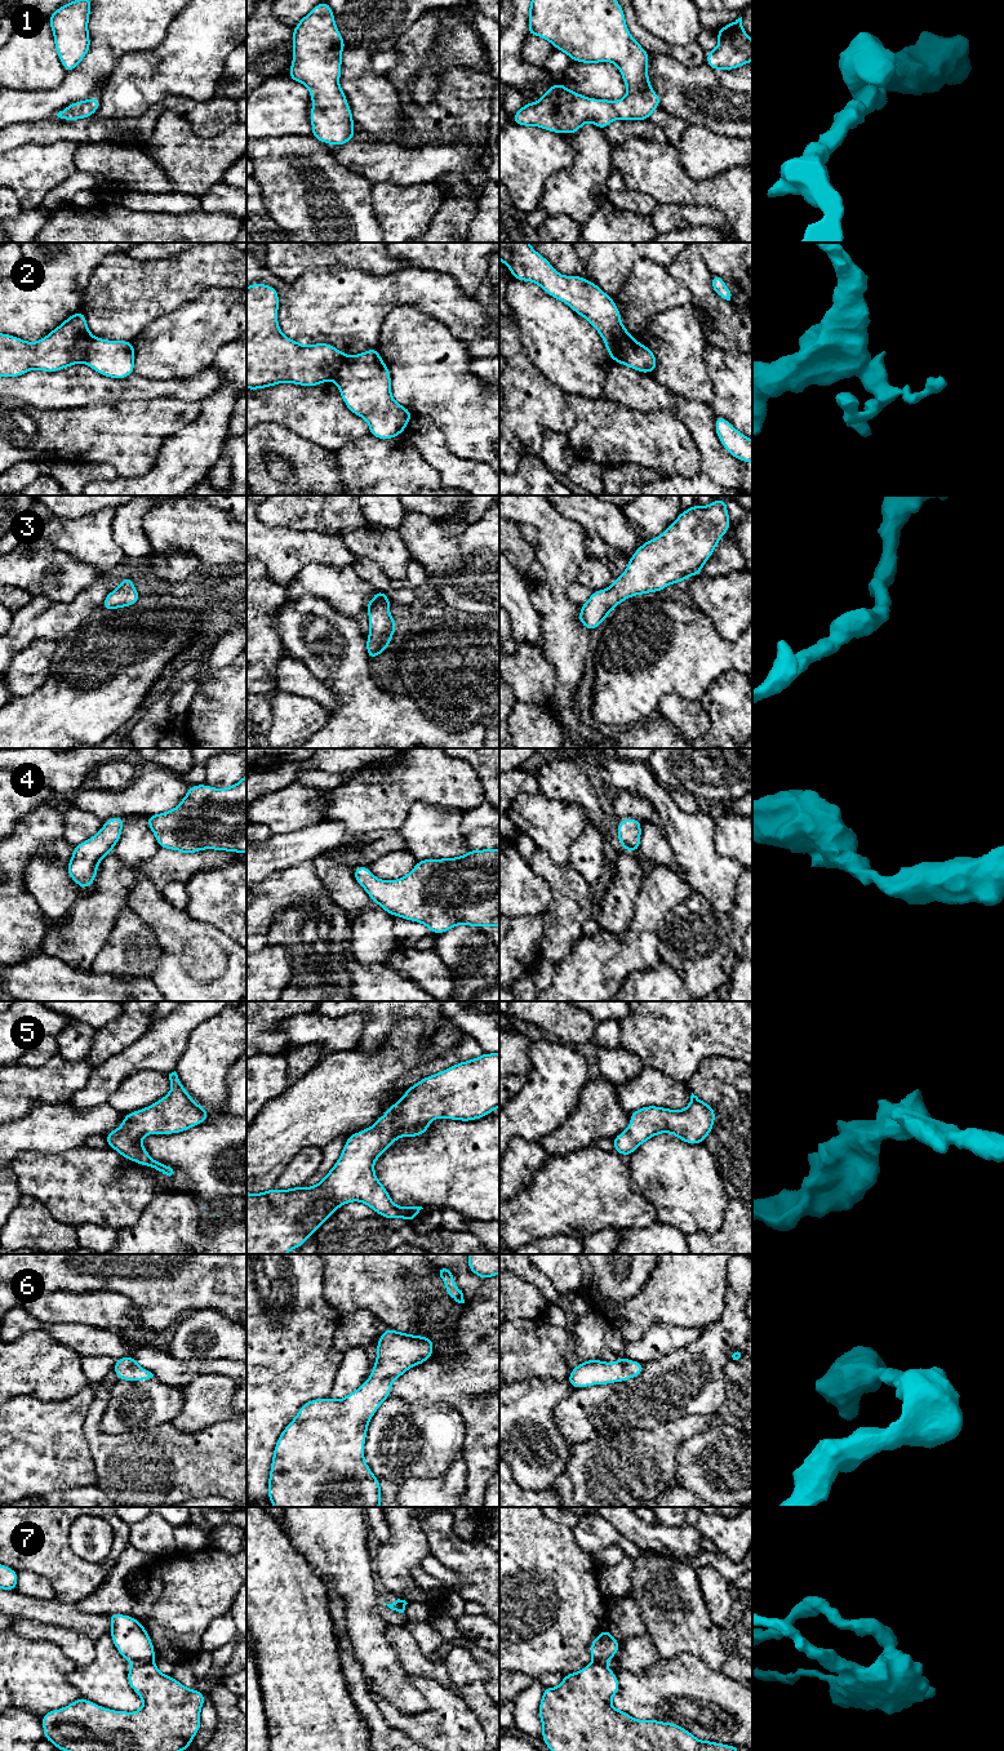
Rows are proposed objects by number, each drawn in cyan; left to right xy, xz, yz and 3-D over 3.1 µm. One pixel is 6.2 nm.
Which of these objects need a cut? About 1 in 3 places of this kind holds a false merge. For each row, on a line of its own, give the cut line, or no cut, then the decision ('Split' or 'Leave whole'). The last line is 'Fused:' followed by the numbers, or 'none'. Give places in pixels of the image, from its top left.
1: No split. Leave whole
2: Split along yz (634, 340), (613, 360). Split
3: No split. Leave whole
4: No split. Leave whole
5: No split. Leave whole
6: No split. Leave whole
7: Split along xy (152, 1661), (138, 1663). Split
Fused: 2, 7

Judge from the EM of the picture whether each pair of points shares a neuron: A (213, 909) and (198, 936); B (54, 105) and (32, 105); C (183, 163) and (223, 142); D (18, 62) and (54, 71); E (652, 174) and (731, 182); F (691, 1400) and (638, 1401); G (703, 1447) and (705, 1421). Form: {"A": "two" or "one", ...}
{"A": "two", "B": "one", "C": "one", "D": "one", "E": "one", "F": "one", "G": "two"}

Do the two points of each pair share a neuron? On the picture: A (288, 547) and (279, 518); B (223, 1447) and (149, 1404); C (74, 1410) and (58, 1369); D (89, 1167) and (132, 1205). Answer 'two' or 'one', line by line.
A: two
B: two
C: two
D: one

